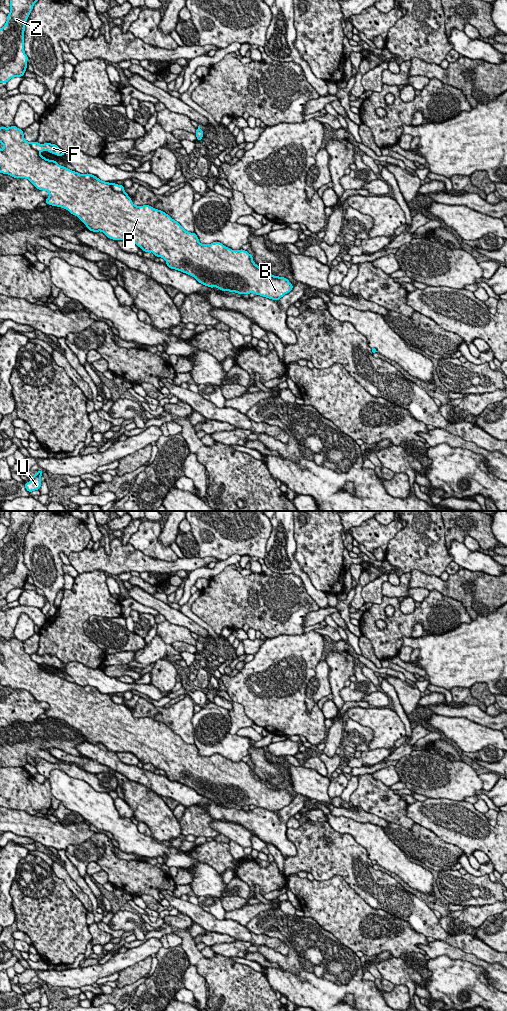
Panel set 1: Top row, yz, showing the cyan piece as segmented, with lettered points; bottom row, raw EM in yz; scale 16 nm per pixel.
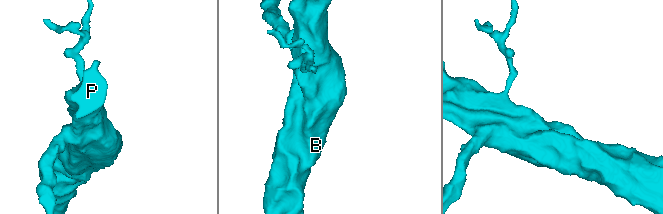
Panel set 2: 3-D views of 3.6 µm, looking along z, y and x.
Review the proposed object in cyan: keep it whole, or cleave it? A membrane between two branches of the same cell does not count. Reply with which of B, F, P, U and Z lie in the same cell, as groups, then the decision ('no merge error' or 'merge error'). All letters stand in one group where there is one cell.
groups B P U Z / F; merge error

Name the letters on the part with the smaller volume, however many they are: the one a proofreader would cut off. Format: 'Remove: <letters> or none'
Remove: F

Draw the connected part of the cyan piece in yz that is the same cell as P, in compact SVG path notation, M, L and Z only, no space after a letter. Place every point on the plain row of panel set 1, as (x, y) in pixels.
M15 637L9 640L0 639L0 655L4 658L3 662L0 661L0 685L9 686L14 690L26 690L38 702L47 703L50 706L45 712L48 717L68 722L71 726L77 728L90 743L101 743L109 751L116 753L131 752L139 760L142 760L143 764L151 763L155 768L164 770L166 777L170 781L186 785L194 789L199 795L210 800L217 799L221 803L235 804L240 807L254 805L255 807L278 813L294 799L287 790L271 787L256 777L252 766L247 763L243 761L235 763L217 753L212 756L201 756L195 744L186 743L165 724L149 717L136 718L127 706L114 703L109 694L101 693L89 685L80 686L59 677L57 673L46 671L31 659L31 656L24 650L23 642Z

